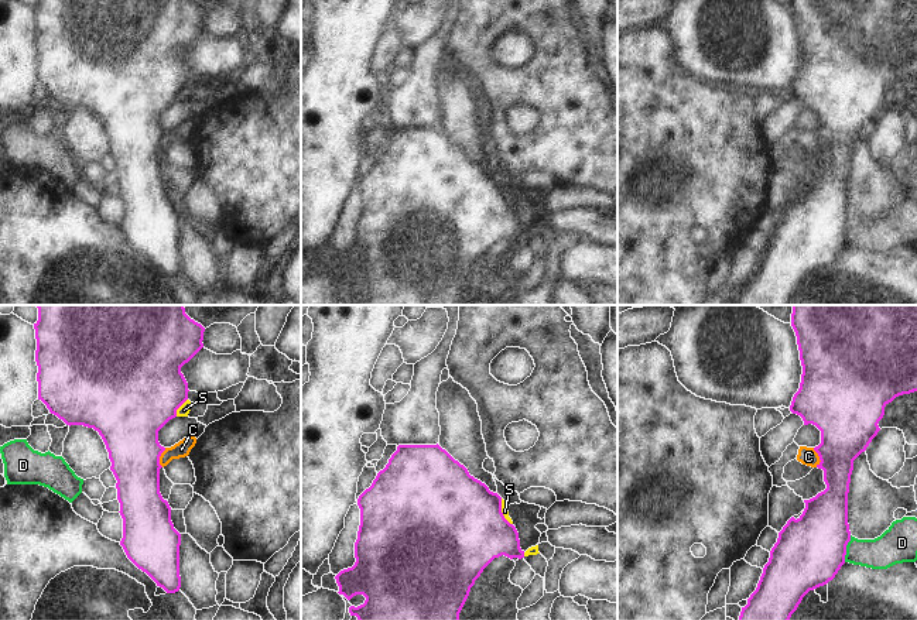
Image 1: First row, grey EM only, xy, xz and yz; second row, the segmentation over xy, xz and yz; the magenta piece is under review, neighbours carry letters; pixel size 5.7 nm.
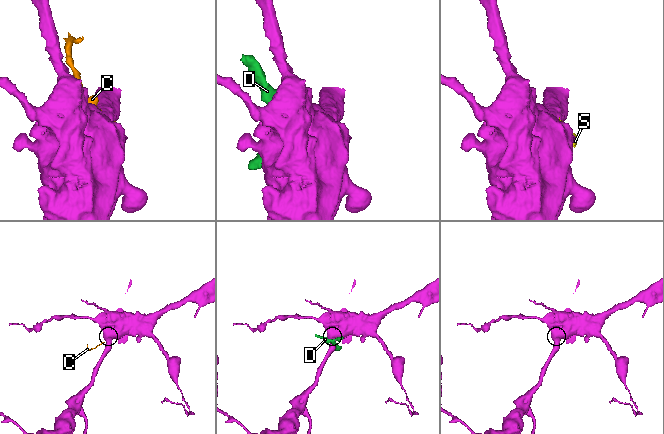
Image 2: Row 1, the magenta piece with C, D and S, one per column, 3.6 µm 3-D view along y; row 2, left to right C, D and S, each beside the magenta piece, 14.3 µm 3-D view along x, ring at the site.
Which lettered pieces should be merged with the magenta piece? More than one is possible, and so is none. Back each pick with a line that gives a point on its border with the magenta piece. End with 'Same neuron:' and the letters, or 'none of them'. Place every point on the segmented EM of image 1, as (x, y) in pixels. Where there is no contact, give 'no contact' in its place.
Same neuron: none of them

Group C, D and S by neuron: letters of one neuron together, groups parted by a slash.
C / D / S

